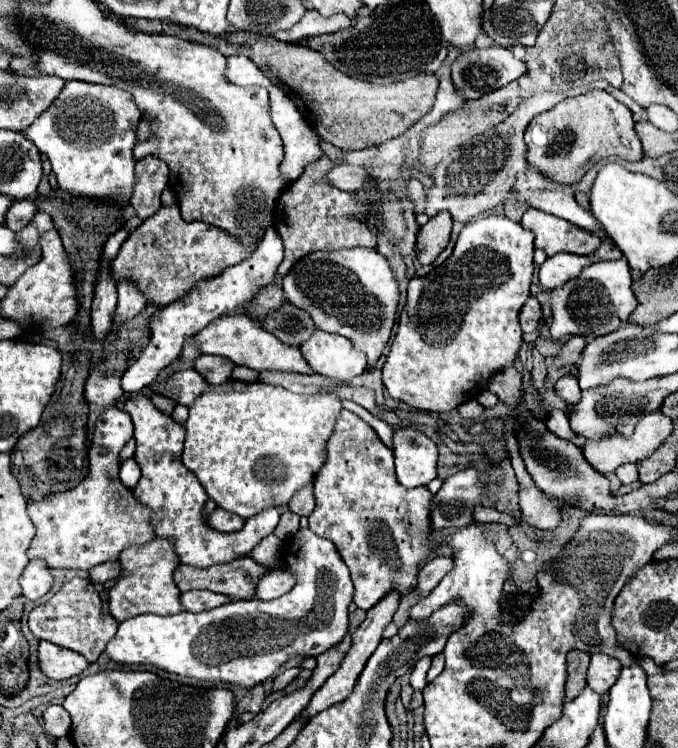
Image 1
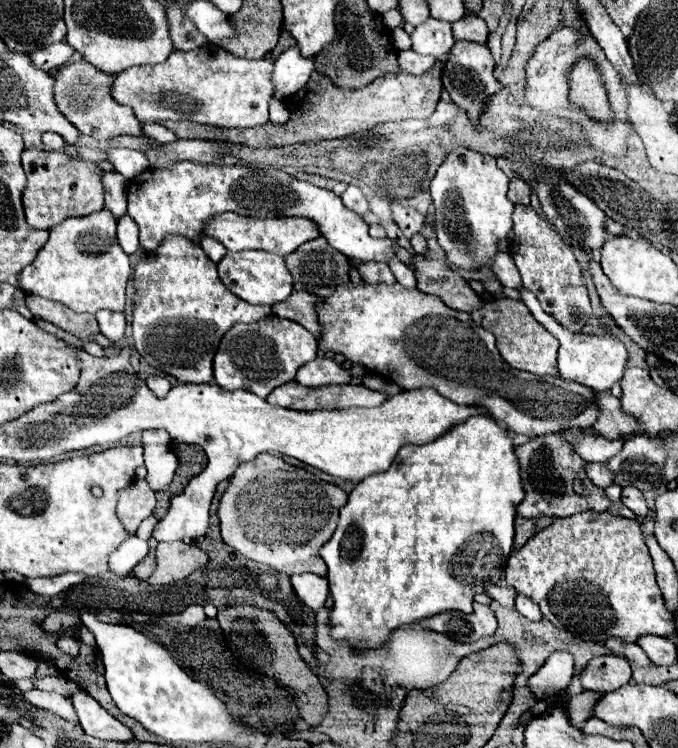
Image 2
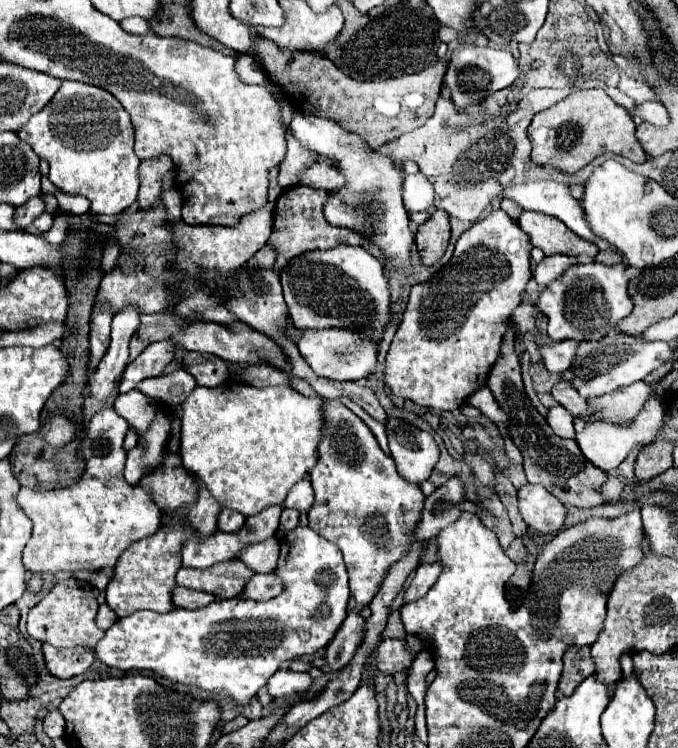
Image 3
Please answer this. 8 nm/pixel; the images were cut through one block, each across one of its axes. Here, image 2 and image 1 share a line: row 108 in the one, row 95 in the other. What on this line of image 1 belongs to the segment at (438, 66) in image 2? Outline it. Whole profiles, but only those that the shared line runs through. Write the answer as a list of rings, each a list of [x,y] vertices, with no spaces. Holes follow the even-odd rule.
[[[98,4],[98,8],[118,24],[124,24],[126,28],[134,32],[144,34],[170,34],[188,42],[200,42],[206,46],[216,48],[224,56],[248,56],[266,76],[272,84],[284,86],[290,98],[296,102],[300,114],[308,120],[310,126],[316,128],[318,136],[330,144],[334,144],[340,150],[362,150],[374,144],[382,144],[390,138],[396,138],[404,134],[414,122],[418,122],[430,108],[432,108],[432,92],[438,90],[438,80],[432,74],[420,74],[402,82],[392,84],[370,84],[364,80],[356,80],[350,76],[344,76],[340,70],[332,68],[320,56],[320,52],[312,52],[304,46],[294,44],[282,44],[274,36],[256,36],[248,32],[232,32],[226,36],[210,36],[206,32],[200,32],[198,28],[184,28],[178,24],[162,22],[162,20],[144,20],[144,18],[124,18],[112,14],[106,6]]]

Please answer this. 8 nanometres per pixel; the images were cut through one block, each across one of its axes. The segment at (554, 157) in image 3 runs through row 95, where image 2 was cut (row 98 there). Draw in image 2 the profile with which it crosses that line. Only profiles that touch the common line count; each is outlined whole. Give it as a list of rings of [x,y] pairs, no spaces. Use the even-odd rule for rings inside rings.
[[[588,58],[580,60],[580,64],[576,64],[576,68],[572,68],[570,72],[570,100],[586,110],[590,118],[602,122],[612,118],[604,80],[594,68],[594,62]]]

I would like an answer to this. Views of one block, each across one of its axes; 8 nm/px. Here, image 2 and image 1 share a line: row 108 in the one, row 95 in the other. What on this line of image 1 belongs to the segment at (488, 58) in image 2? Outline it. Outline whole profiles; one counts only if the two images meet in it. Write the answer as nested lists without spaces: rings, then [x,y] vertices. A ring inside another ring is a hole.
[[[490,46],[490,48],[474,48],[468,52],[462,52],[454,66],[452,66],[452,80],[456,84],[458,90],[462,90],[464,98],[480,98],[492,90],[498,90],[514,80],[518,80],[524,72],[526,72],[526,64],[522,60],[518,60],[512,50],[504,48],[504,46]]]

